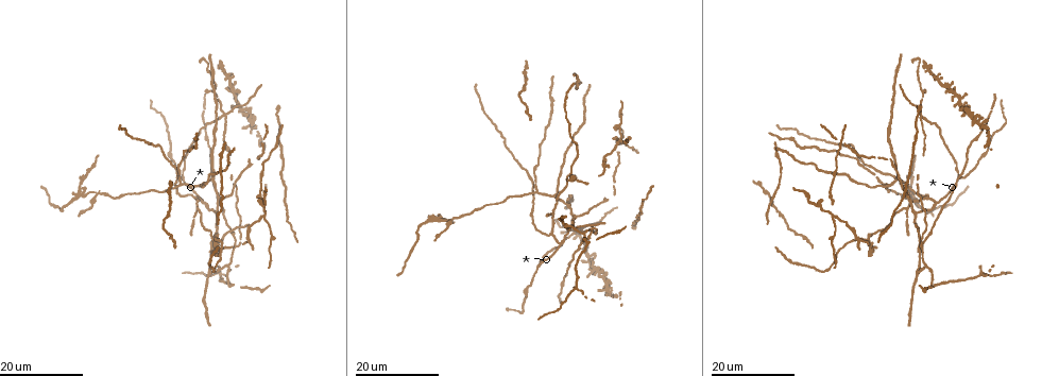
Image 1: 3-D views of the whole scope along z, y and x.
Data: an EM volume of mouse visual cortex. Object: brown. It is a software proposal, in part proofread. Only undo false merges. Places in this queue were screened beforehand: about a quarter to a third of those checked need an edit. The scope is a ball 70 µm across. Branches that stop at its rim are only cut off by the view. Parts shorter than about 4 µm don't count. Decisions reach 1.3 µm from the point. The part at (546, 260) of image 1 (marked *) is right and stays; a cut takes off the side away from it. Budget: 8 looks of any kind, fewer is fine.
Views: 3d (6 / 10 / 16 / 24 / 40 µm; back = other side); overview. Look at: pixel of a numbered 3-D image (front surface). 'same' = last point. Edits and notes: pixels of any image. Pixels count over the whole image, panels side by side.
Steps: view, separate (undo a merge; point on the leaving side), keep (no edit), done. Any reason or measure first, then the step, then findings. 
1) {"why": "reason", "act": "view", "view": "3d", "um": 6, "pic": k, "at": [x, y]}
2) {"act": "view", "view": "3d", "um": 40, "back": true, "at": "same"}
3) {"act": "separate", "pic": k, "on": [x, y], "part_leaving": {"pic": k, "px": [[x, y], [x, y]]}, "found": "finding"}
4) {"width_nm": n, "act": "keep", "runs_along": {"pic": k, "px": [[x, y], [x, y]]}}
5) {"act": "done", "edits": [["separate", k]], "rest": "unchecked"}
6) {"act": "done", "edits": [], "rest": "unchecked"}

{"why": "arms part here", "act": "view", "view": "3d", "um": 16, "pic": 1, "at": [938, 201]}

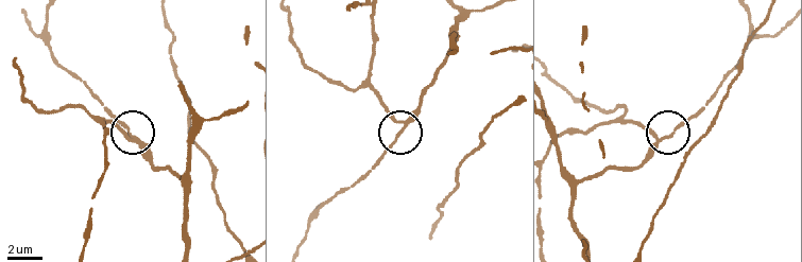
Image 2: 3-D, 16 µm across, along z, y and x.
{"act": "view", "view": "3d", "um": 6, "pic": 2, "at": [135, 142]}

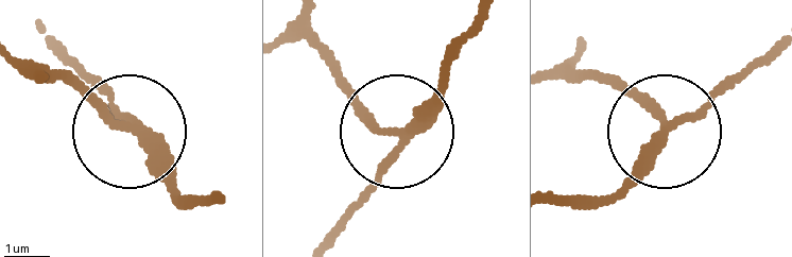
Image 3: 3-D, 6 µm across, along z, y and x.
{"arms": 3, "act": "keep", "runs_along": {"pic": 3, "px": [[770, 45], [667, 125], [602, 201]]}, "found": "one neuron here"}

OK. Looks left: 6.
{"why": "three arms meet", "act": "view", "view": "3d", "um": 24, "pic": 1, "at": [179, 185]}

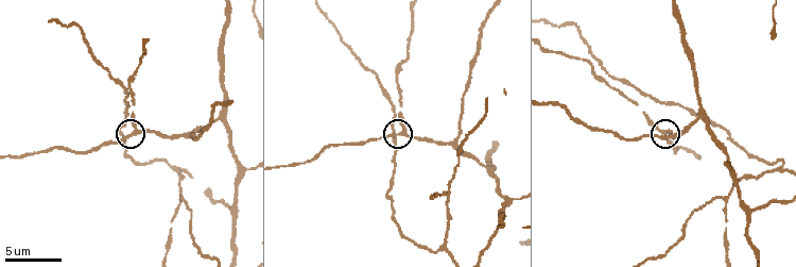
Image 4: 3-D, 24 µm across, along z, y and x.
{"act": "view", "view": "3d", "um": 10, "pic": 4, "at": [658, 131]}

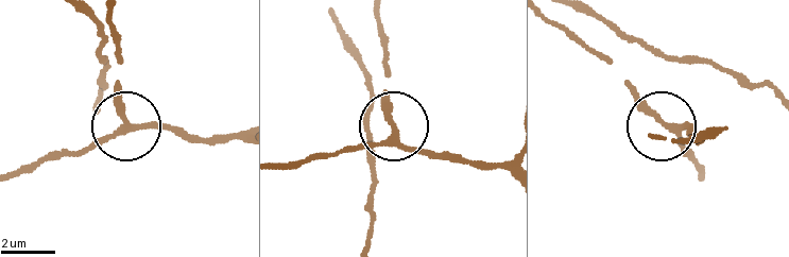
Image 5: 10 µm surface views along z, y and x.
{"act": "keep", "runs_along": {"pic": 5, "px": [[242, 135], [188, 140], [160, 126], [131, 126], [119, 60]]}, "found": "all the same neuron"}

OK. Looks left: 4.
{"why": "side arm on a straight run", "act": "view", "view": "3d", "um": 24, "pic": 1, "at": [567, 225]}

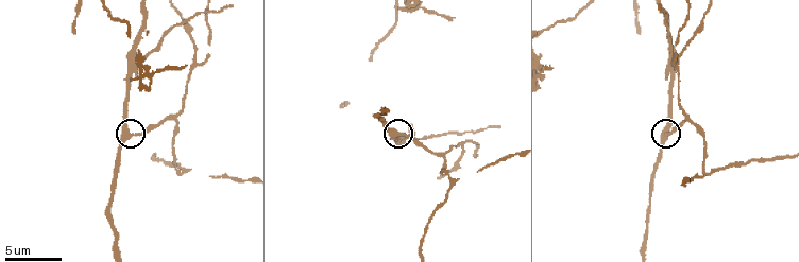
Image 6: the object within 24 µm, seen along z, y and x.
{"act": "view", "view": "3d", "um": 10, "pic": 6, "at": [666, 135]}

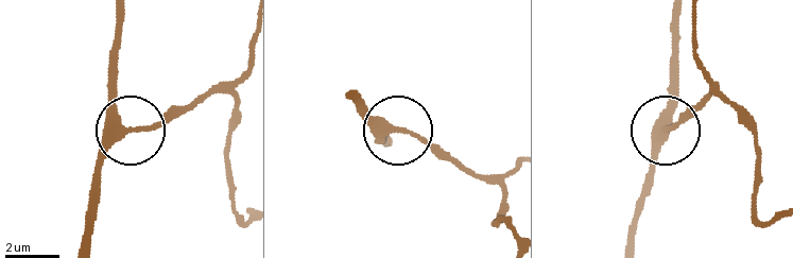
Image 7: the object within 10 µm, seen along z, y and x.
{"width_nm": 320, "act": "keep", "runs_along": {"pic": 7, "px": [[121, 18], [115, 107], [124, 128], [97, 174]]}, "found": "all the same neuron"}

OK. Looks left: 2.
{"why": "arms part here", "act": "view", "view": "3d", "um": 10, "pic": 4, "at": [186, 137]}

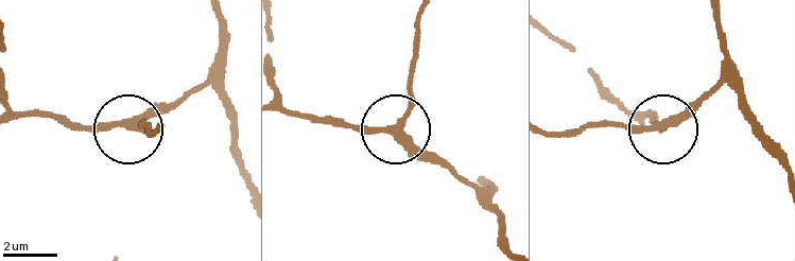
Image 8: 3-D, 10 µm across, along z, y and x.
{"side_arm_um": 58, "act": "keep", "runs_along": {"pic": 8, "px": [[502, 241], [495, 209], [399, 134], [326, 123]]}, "found": "all the same neuron"}

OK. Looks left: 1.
{"act": "done", "edits": [], "rest": "unchecked"}

